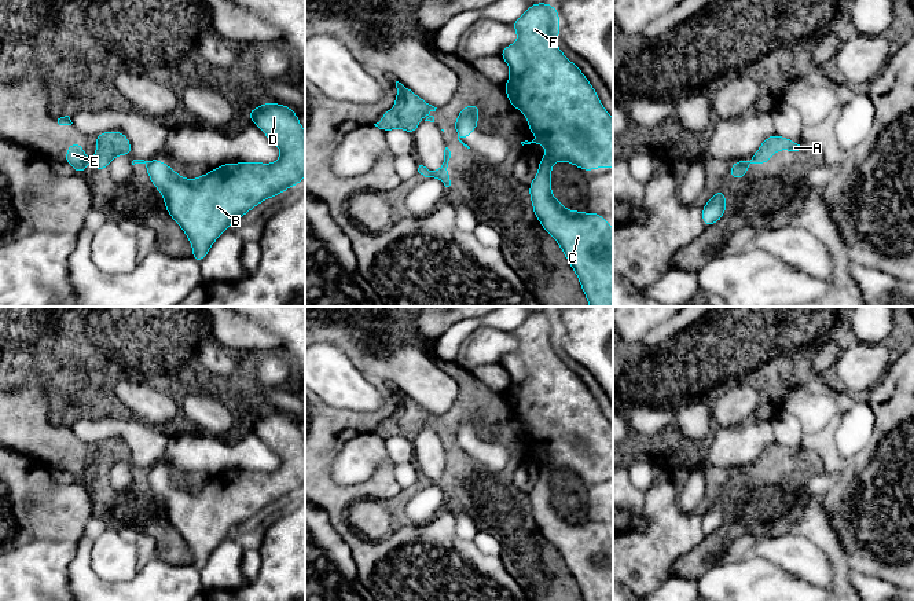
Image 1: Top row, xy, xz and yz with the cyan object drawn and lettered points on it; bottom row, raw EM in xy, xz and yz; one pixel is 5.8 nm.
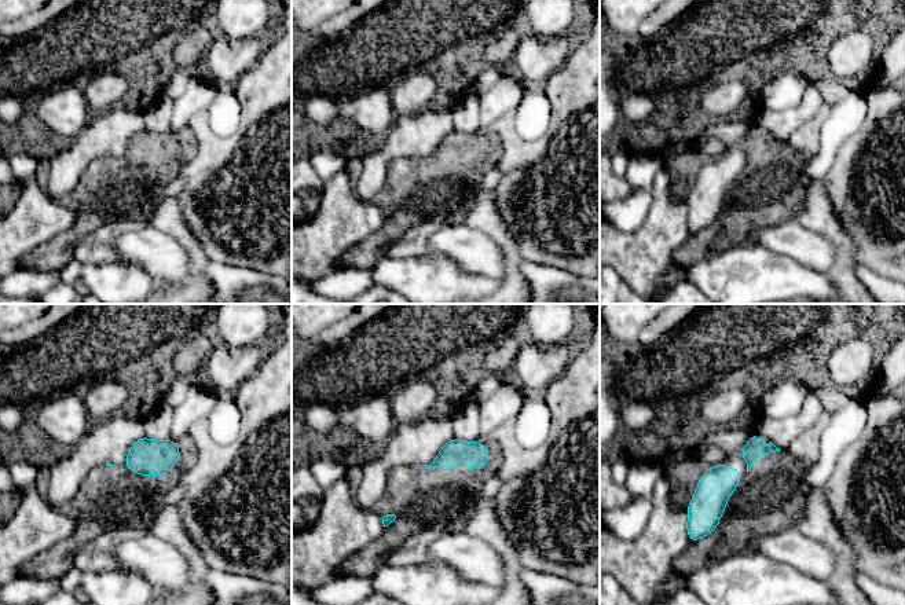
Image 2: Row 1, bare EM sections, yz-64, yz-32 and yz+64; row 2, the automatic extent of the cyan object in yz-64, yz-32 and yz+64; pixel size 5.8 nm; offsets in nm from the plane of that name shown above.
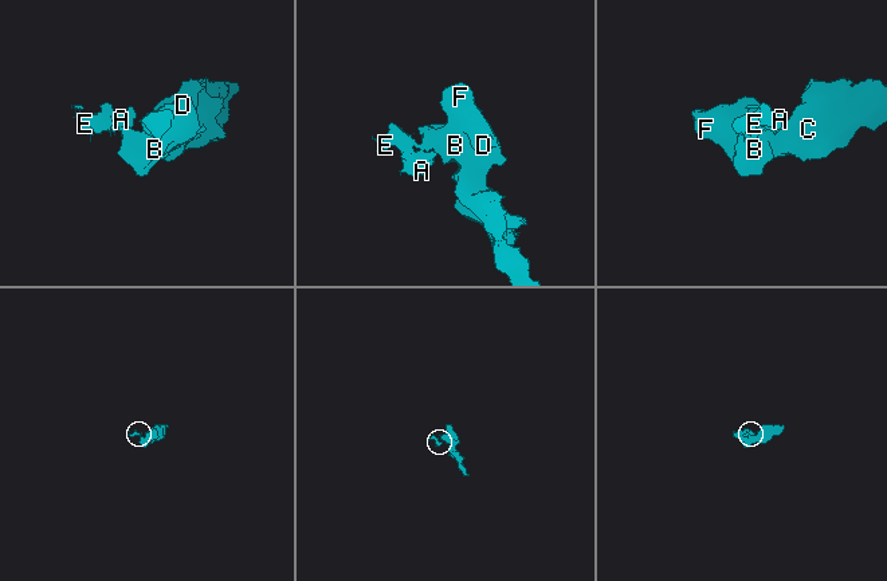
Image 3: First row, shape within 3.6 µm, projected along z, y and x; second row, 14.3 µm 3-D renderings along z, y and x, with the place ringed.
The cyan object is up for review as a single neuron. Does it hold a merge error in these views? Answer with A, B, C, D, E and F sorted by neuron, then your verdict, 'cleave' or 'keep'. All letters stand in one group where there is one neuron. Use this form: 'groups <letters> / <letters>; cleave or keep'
groups A E / B C D F; cleave

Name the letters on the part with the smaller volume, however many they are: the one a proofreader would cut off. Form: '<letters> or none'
A, E

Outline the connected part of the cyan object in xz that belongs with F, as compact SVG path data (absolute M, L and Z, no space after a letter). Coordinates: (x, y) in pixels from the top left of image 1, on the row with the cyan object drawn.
M547 3L532 4L510 25L515 29L518 40L515 44L503 48L499 55L510 67L510 78L504 84L504 91L510 105L526 116L529 133L537 135L532 142L525 140L521 144L536 143L547 150L547 154L539 161L536 177L529 184L533 212L542 227L559 243L581 283L590 307L613 307L613 228L610 223L606 223L605 217L598 213L568 210L551 194L551 166L557 161L572 162L581 171L613 168L613 118L602 106L595 89L581 70L557 47L559 14L555 7Z

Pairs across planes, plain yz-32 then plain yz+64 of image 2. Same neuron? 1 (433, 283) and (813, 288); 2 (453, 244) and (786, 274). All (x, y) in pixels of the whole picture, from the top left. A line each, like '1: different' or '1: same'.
1: same
2: different

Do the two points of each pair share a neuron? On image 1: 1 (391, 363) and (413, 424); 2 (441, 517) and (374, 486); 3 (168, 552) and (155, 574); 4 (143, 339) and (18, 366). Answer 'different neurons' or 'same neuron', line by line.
1: different neurons
2: same neuron
3: different neurons
4: same neuron

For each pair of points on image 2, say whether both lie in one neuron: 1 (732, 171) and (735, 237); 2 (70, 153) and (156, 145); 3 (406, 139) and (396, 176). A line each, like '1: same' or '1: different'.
1: different
2: different
3: different

